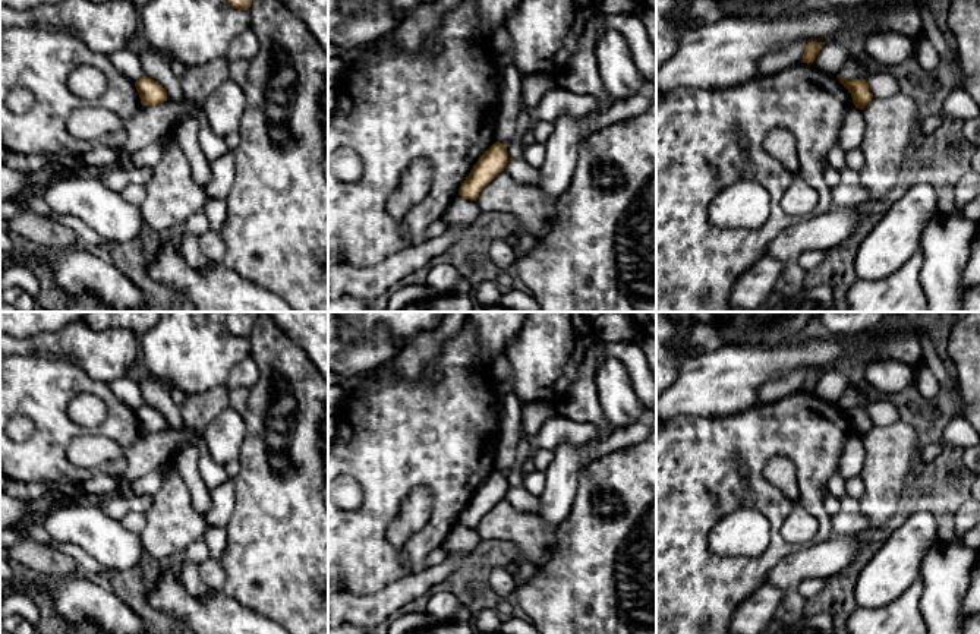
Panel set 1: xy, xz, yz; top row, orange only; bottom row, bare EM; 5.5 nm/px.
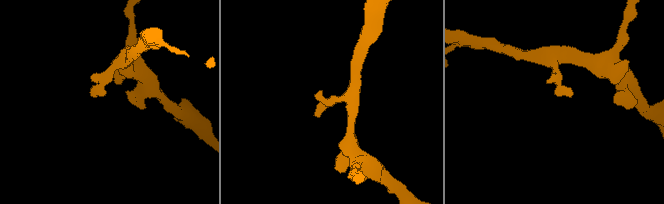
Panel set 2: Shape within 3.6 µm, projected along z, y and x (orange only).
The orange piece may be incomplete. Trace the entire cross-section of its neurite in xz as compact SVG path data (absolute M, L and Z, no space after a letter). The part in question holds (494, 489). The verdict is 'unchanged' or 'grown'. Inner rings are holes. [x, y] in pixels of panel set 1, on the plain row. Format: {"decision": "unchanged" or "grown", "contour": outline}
{"decision": "unchanged", "contour": "M495 470L473 493L459 517L464 527L476 529L482 517L492 510L508 491L507 473Z"}

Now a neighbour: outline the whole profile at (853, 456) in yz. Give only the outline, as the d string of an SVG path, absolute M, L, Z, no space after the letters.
M853 436L844 447L839 457L838 473L844 479L860 476L863 471L863 463L866 458L866 450L860 436Z

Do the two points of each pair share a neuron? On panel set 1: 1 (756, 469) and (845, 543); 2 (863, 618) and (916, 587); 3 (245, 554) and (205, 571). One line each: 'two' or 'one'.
1: two
2: one
3: two

